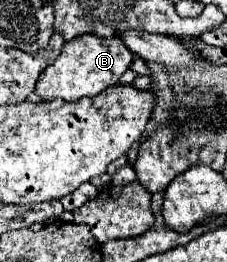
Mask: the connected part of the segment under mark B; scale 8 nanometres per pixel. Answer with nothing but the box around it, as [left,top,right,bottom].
[35,35,133,101]

